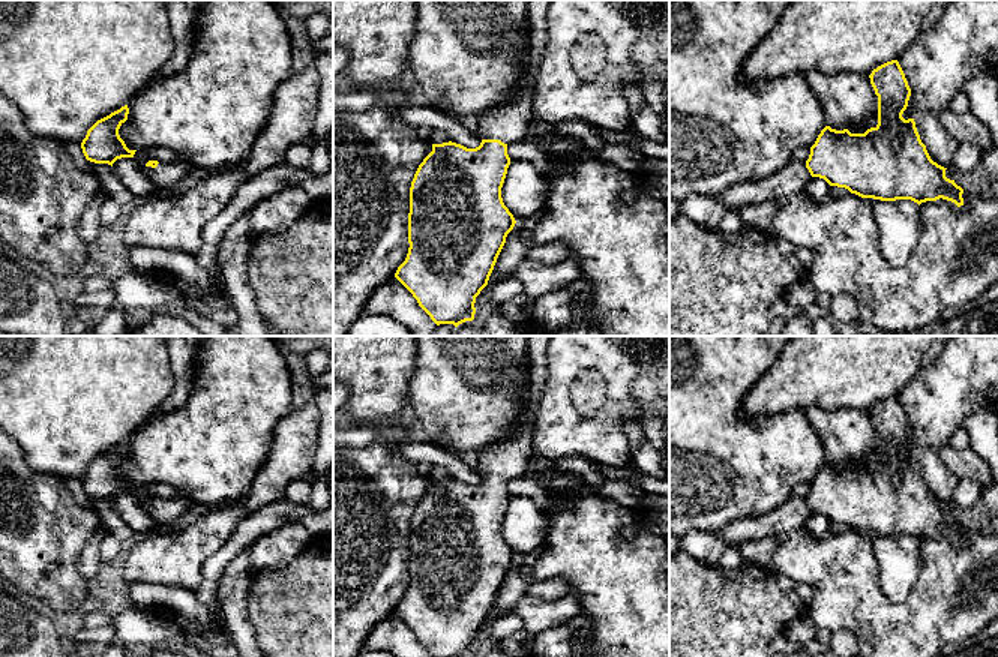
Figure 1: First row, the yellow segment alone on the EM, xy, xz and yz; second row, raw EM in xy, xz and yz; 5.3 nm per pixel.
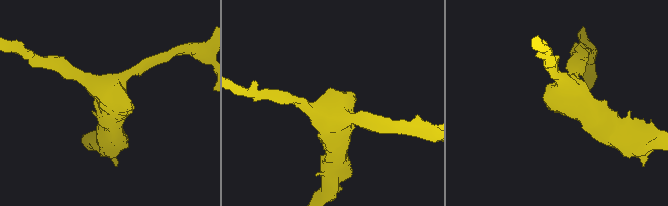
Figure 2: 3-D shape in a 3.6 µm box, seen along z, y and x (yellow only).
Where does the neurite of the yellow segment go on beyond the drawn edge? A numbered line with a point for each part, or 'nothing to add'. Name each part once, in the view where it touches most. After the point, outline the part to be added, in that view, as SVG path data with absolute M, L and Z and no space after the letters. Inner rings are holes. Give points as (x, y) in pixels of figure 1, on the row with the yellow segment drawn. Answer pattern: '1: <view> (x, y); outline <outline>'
1: xz (509, 122); outline M528 0L528 56L521 72L521 90L504 104L479 116L482 140L500 140L504 144L525 140L531 118L533 90L542 52L546 45L546 10L551 0Z

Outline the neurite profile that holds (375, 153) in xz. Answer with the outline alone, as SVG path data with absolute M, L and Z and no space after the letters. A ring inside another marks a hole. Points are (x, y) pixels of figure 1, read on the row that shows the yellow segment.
M384 102L363 112L333 111L333 336L347 336L350 326L365 314L372 292L395 278L408 254L410 188L432 142L417 135L417 128L404 122Z

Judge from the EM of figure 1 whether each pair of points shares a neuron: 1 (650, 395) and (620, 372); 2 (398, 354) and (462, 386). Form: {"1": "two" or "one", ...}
{"1": "two", "2": "two"}

